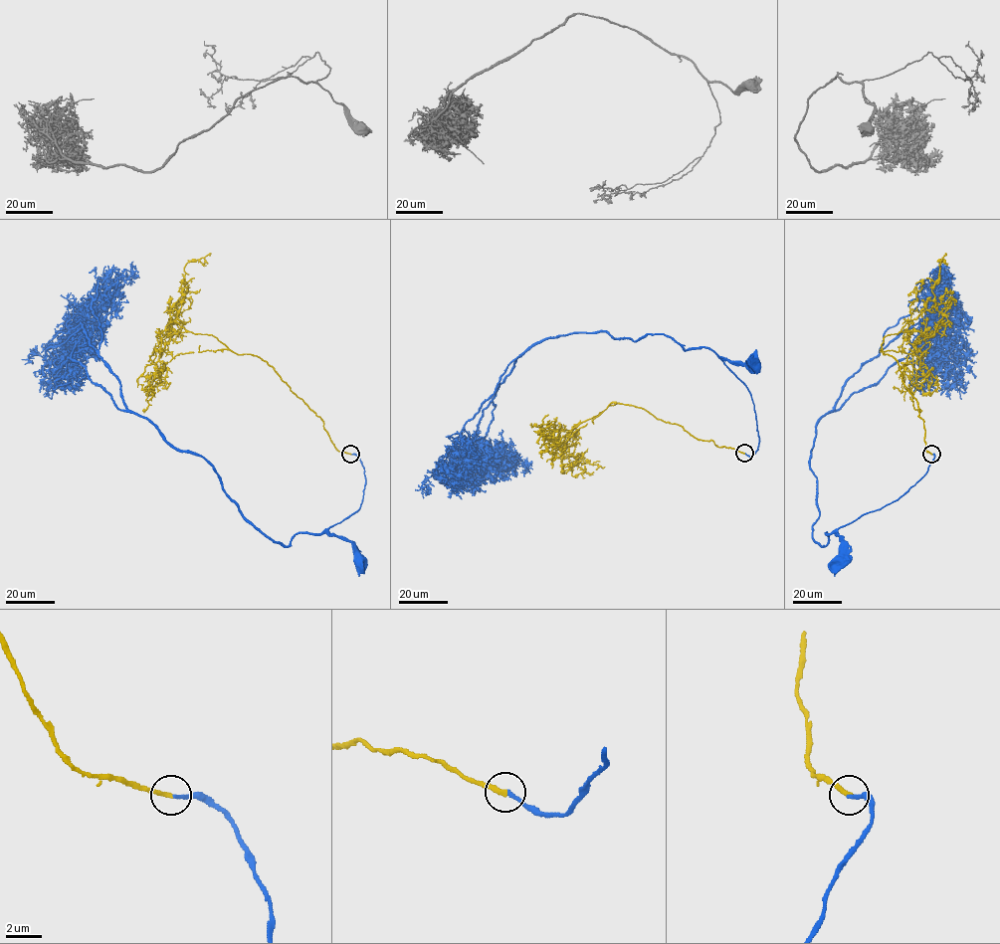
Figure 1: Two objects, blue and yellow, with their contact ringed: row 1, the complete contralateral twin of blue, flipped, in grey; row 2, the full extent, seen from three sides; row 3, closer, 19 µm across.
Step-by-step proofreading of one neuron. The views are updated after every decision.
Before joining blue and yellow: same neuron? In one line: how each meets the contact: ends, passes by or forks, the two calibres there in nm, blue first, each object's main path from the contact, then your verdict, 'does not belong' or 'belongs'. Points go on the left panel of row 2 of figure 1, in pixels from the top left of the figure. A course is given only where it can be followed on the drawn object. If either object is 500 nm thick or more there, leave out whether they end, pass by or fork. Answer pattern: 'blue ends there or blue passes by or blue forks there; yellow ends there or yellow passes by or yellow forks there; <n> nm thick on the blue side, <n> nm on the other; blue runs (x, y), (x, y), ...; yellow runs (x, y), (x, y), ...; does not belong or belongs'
blue ends there; yellow ends there; 200 nm thick on the blue side, 280 nm on the other; blue runs (351, 454), (364, 467), (363, 497), (359, 508), (328, 530), (349, 541), (361, 562); yellow runs (350, 454), (266, 362), (211, 334), (173, 331), (165, 342), (172, 358), (160, 375), (146, 366), (137, 387); belongs

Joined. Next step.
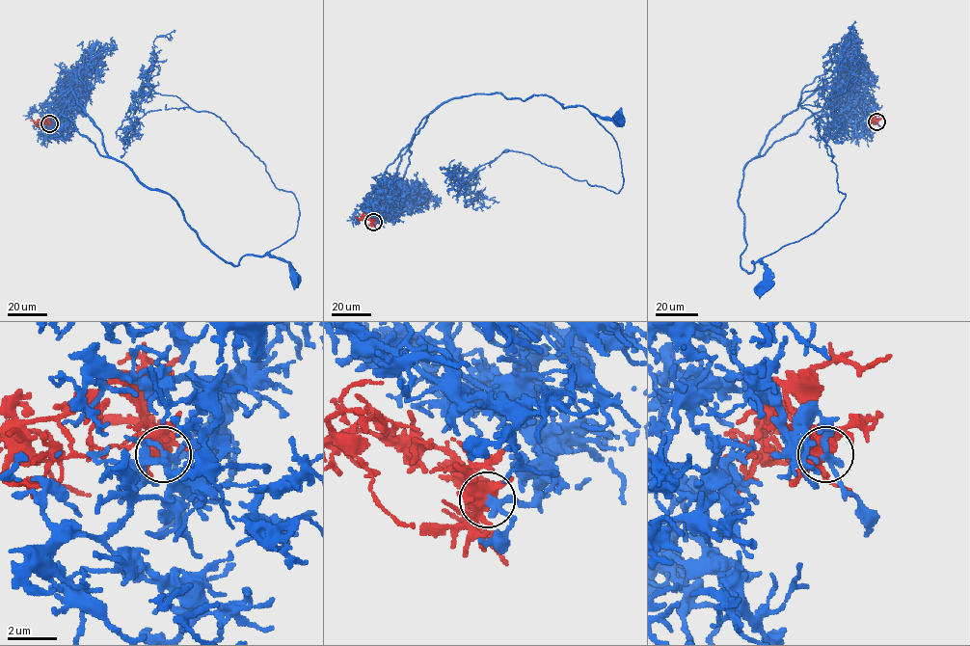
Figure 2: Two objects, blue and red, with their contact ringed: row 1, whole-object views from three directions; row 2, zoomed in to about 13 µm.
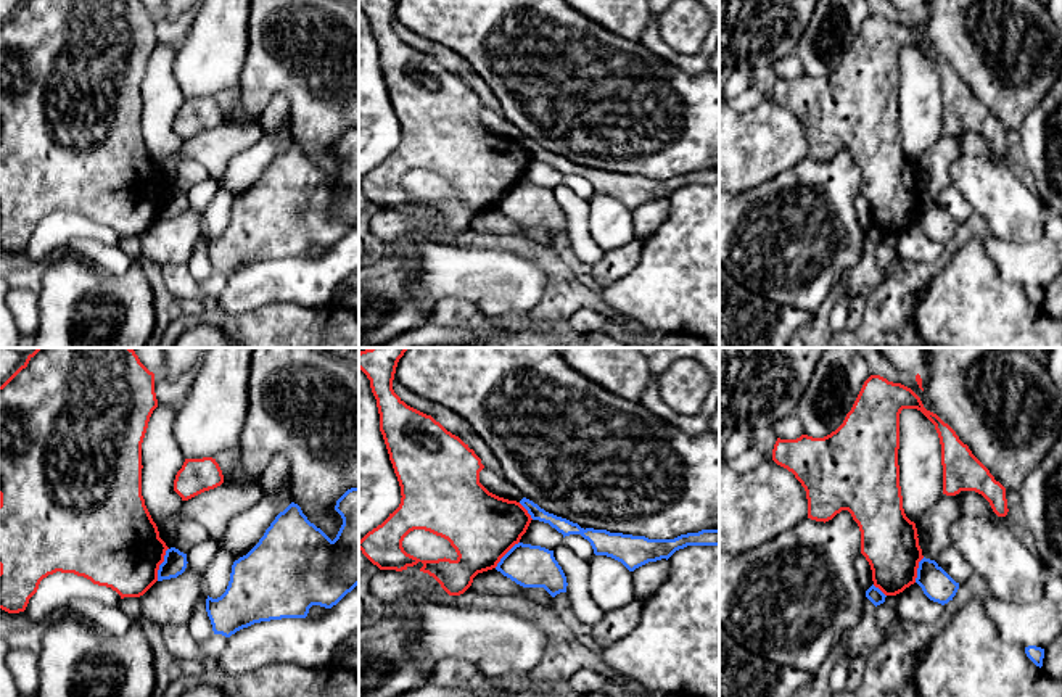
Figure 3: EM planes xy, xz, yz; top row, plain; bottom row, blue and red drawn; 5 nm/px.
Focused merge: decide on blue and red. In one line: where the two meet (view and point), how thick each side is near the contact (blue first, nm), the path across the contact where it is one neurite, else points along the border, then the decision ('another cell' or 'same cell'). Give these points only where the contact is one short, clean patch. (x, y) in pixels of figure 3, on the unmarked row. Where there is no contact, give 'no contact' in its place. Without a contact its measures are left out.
contact xy (161, 203); calibres 120 and 440 nm; way xy (174, 203), (161, 203), (132, 197), (116, 182); same cell

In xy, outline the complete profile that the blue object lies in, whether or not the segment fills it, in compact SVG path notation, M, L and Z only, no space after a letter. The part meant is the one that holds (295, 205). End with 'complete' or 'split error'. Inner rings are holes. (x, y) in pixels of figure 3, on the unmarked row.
M359 126L348 129L335 145L343 164L331 180L291 142L266 169L259 182L233 201L225 232L206 238L214 274L230 277L254 262L306 258L312 245L331 248L359 224Z | complete

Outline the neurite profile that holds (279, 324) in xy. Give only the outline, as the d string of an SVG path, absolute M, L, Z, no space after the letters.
M270 303L241 316L217 307L198 316L182 312L156 348L174 348L183 332L200 324L220 328L235 348L359 348L359 312L296 303Z

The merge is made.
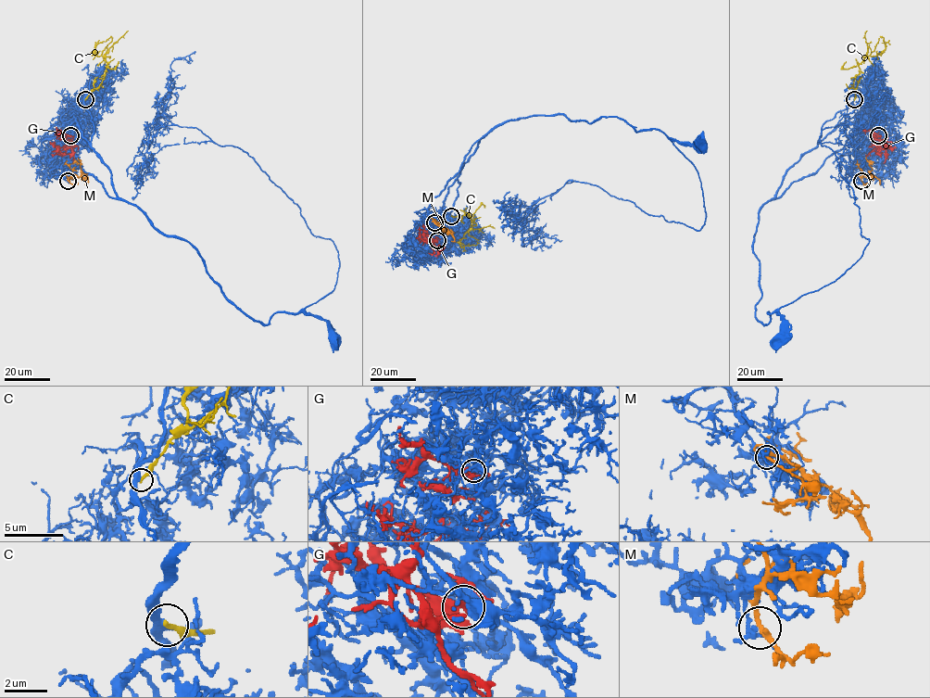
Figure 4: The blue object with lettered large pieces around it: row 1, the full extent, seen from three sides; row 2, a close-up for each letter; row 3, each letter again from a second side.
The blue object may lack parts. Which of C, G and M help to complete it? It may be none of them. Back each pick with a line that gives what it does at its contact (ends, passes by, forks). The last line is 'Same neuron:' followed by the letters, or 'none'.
Same neuron: none

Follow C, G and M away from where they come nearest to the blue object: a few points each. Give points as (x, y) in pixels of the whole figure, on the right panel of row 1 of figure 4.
C: (854, 99), (853, 82), (860, 72), (858, 65), (868, 56), (876, 56), (885, 48), (884, 38), (880, 36)
G: (878, 135), (880, 140), (884, 139), (886, 143), (885, 146), (873, 149), (866, 157)
M: (861, 181), (863, 175), (871, 175), (872, 168), (869, 164)

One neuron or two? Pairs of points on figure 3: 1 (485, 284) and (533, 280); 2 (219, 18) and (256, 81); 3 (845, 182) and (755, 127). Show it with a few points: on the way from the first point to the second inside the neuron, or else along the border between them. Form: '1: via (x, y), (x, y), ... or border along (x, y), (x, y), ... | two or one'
1: via (496, 284), (522, 282) | one
2: border along (248, 23), (248, 53), (237, 82) | two
3: border along (806, 156), (773, 177) | two

